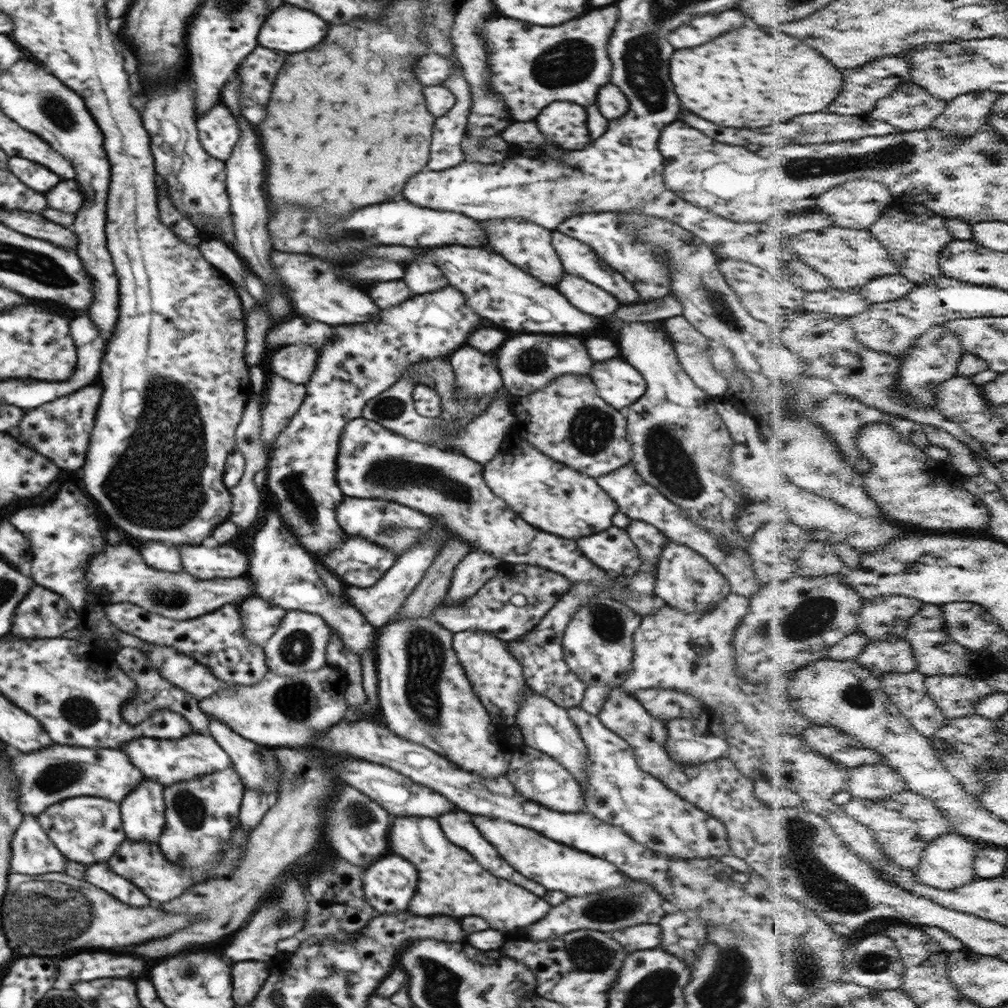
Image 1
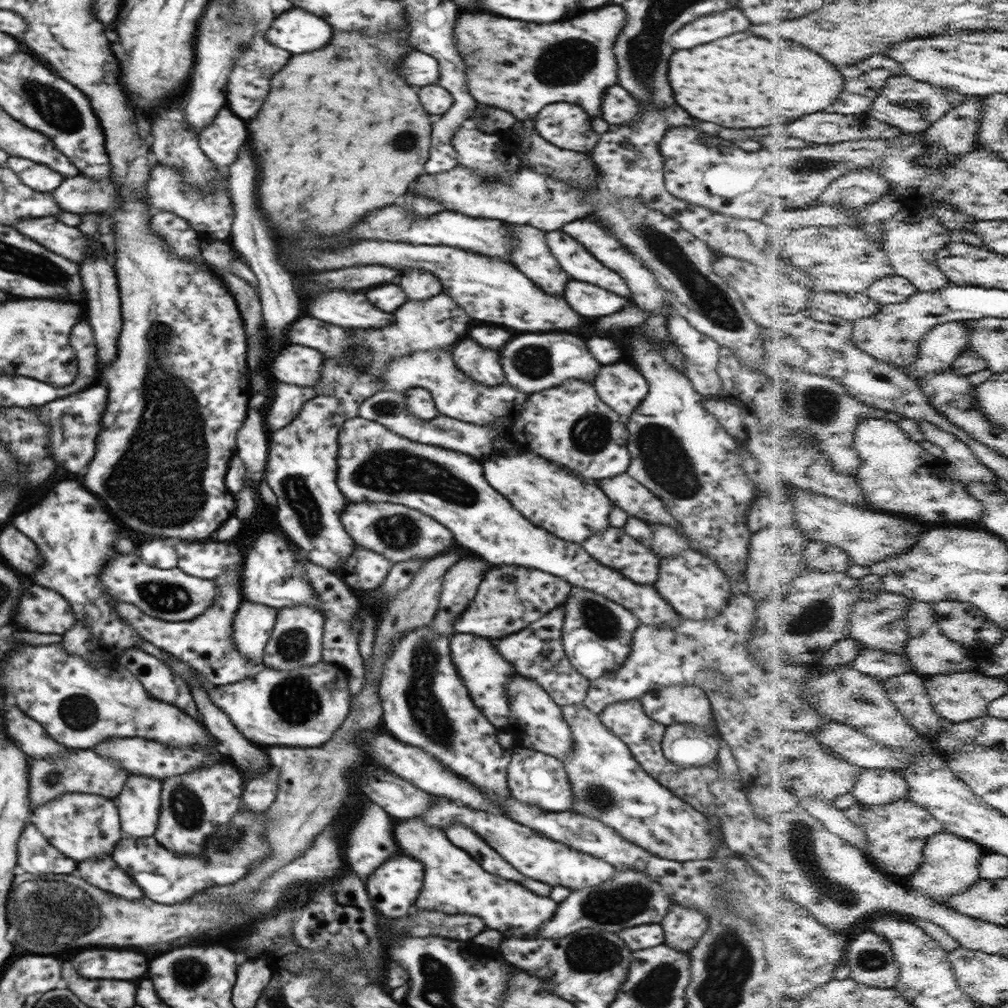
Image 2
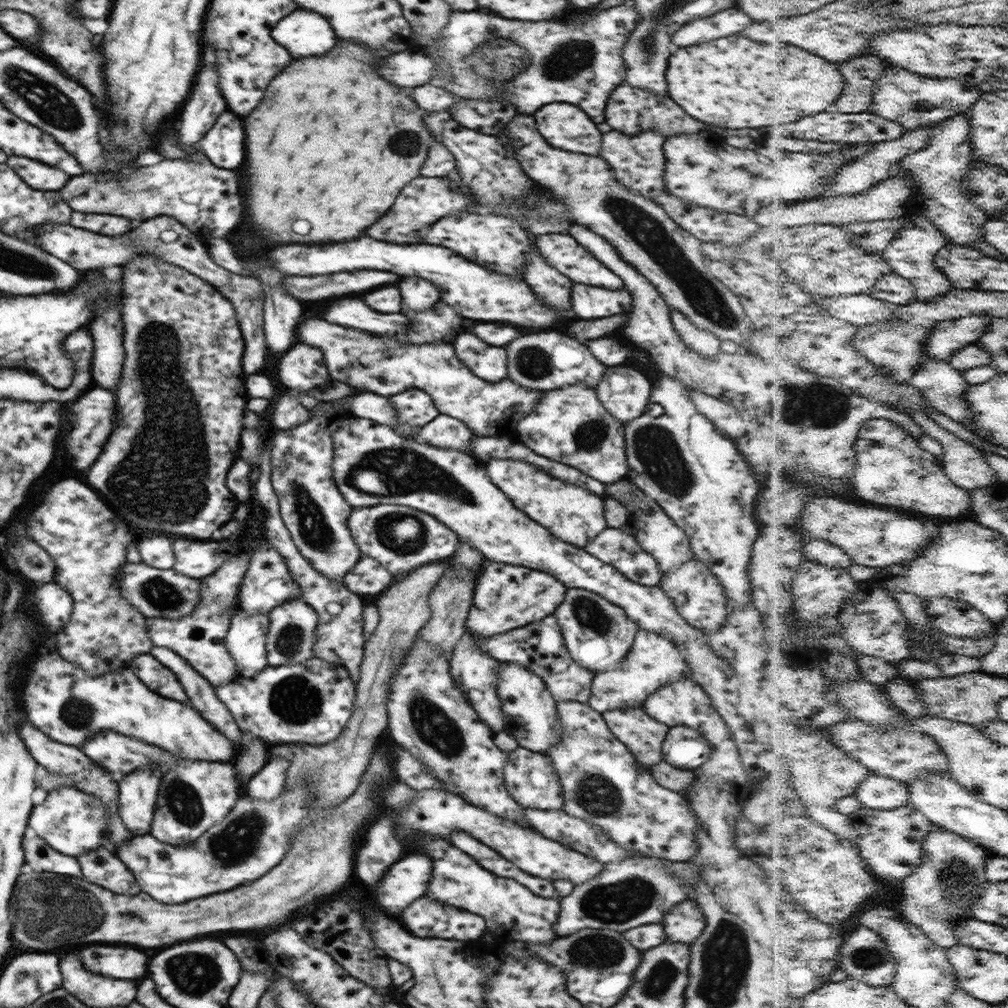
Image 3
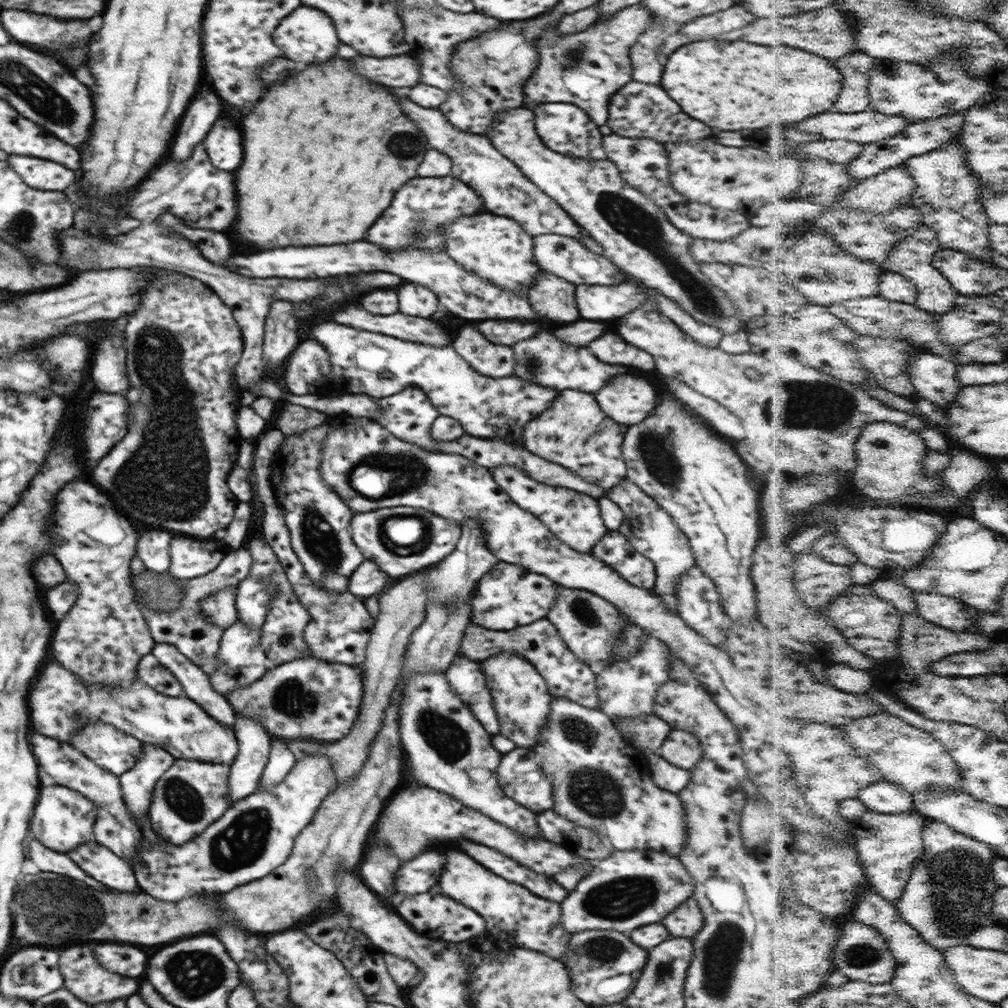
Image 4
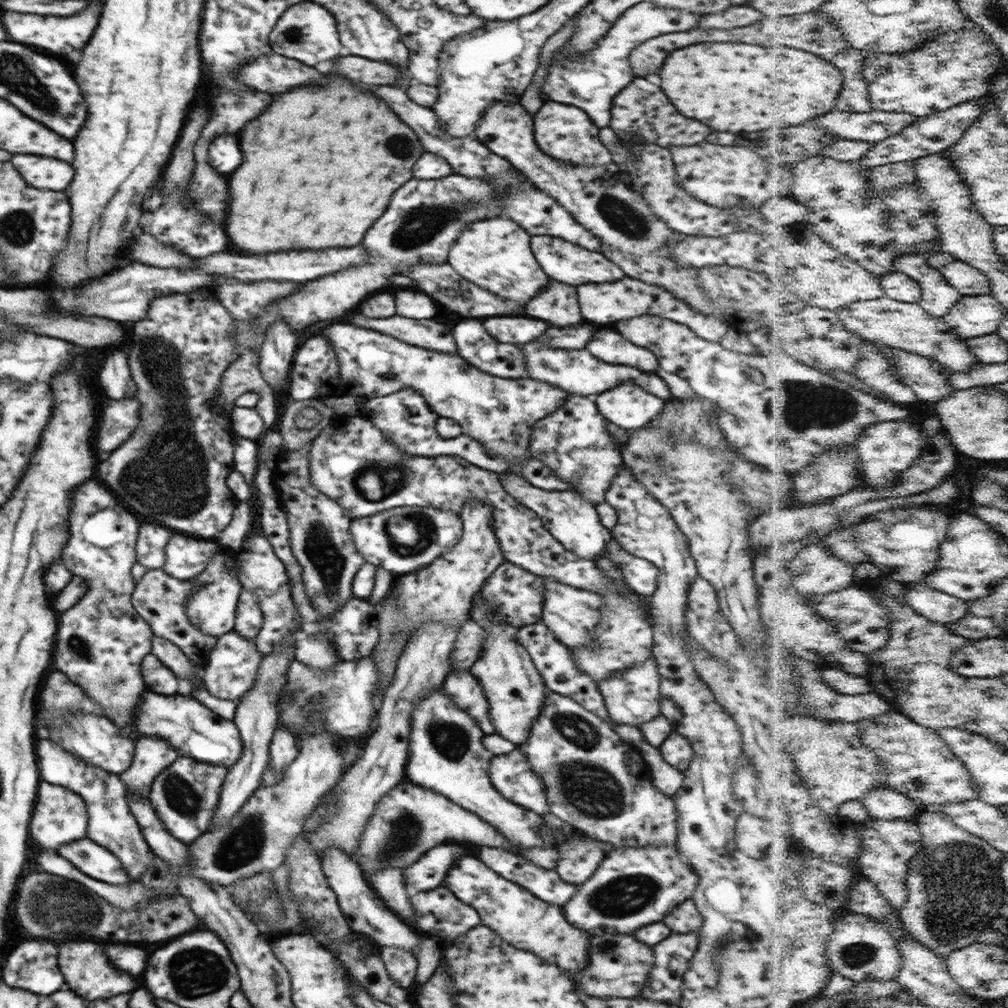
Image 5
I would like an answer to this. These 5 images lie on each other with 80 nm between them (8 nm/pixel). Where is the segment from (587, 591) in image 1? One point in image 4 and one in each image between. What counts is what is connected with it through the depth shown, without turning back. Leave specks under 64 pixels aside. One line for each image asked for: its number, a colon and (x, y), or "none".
2: (537, 652)
3: (539, 646)
4: (538, 642)

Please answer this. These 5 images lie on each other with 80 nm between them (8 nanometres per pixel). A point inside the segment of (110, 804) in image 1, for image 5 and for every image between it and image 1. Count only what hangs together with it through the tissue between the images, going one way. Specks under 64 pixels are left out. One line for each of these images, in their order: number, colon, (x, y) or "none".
2: (81, 826)
3: (72, 822)
4: (63, 819)
5: (59, 816)

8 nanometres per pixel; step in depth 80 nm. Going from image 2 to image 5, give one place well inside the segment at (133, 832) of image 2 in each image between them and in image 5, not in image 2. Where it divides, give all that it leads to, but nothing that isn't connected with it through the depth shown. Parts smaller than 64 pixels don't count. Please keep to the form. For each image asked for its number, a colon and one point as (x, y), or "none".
3: (138, 791)
4: (137, 783)
5: (152, 754)

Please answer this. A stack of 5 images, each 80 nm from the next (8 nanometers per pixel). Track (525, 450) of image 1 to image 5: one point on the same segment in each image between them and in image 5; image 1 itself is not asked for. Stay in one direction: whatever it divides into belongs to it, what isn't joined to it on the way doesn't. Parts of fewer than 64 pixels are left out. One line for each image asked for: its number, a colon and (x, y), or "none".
2: (573, 508)
3: (570, 513)
4: (574, 517)
5: (574, 522)

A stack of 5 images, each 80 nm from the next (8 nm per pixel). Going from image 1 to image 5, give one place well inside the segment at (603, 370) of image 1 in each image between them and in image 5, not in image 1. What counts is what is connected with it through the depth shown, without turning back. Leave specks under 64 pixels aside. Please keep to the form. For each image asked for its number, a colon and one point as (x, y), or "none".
2: (621, 386)
3: (624, 392)
4: (627, 400)
5: (629, 407)

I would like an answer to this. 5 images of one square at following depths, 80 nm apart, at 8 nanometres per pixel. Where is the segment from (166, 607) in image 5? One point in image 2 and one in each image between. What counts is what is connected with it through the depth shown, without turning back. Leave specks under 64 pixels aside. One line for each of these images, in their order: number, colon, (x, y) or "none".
2: (206, 643)
3: (199, 637)
4: (186, 628)

